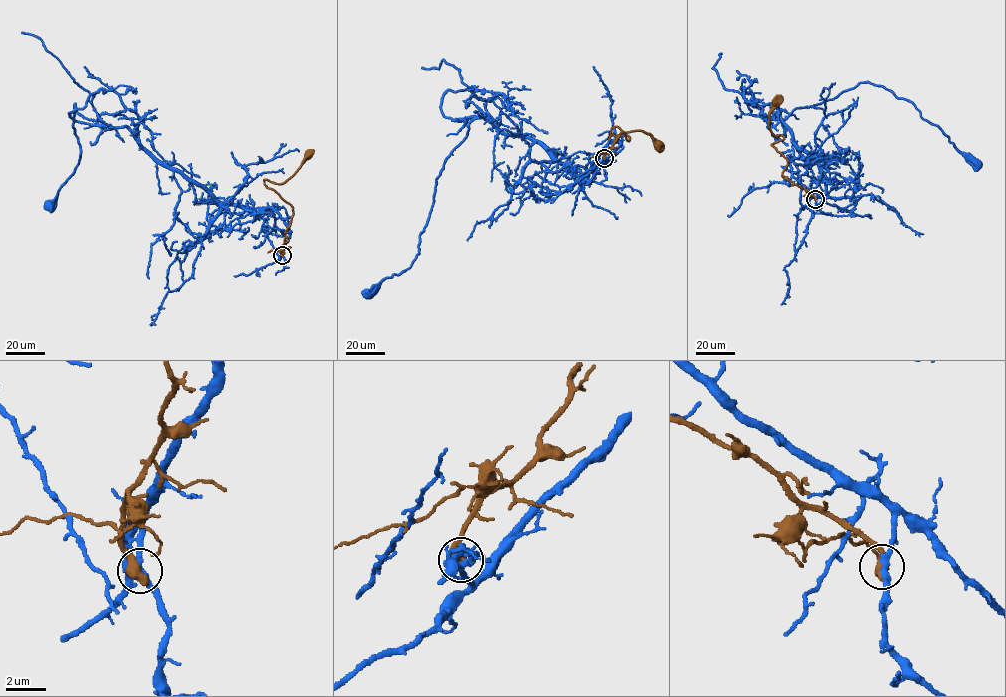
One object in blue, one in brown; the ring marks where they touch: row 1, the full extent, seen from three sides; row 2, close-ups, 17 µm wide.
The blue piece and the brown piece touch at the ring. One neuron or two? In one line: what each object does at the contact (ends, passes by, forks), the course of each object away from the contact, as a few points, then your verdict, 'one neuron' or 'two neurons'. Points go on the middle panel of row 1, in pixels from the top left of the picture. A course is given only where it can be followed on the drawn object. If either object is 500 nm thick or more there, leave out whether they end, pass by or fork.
blue via (604, 158), (620, 143), (610, 141), (574, 175), (538, 143), (473, 119), (436, 180), (411, 266), (368, 292) | brown via (604, 158), (619, 134), (630, 138), (612, 127), (608, 138), (612, 133), (637, 130), (649, 134), (658, 145) | two neurons

